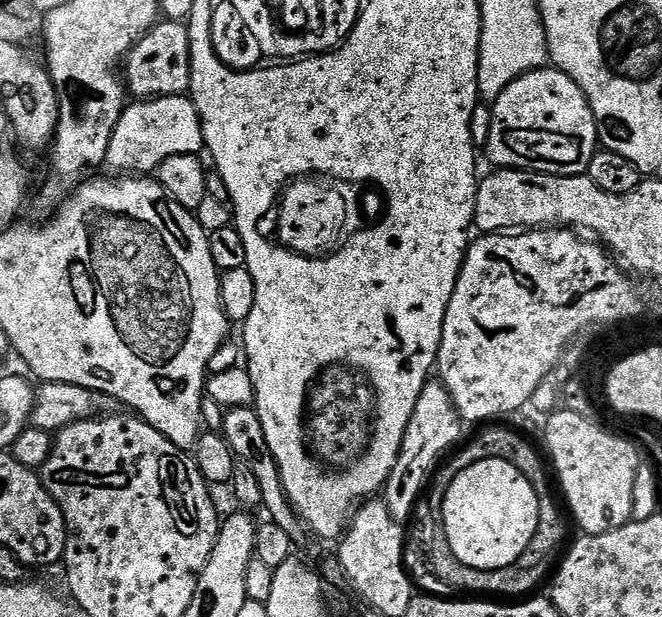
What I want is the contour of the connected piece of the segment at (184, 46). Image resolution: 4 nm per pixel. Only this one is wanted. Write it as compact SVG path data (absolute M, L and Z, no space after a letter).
M161 19L126 57L126 88L133 97L151 100L154 96L182 96L190 89L190 38L187 23Z

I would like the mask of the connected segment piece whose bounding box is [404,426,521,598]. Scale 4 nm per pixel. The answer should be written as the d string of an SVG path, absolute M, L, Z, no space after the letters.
M492 426L485 428L488 429L486 429L485 432L478 433L477 436L473 438L472 444L465 446L465 453L457 451L451 459L441 463L439 467L437 467L430 481L430 487L425 491L424 495L416 501L416 507L412 510L410 523L406 528L404 567L416 578L419 578L423 572L428 576L433 576L438 583L445 584L448 588L453 588L453 590L456 591L453 593L479 594L484 598L492 598L495 597L496 579L498 579L497 573L483 572L477 568L468 568L462 562L458 562L458 558L454 558L454 550L450 550L450 542L444 533L444 519L442 518L442 506L446 498L446 490L450 490L450 482L454 482L457 474L462 470L466 470L470 458L501 456L504 452L506 452L506 454L508 454L508 452L516 452L516 450L514 450L514 448L516 448L514 444L516 444L516 439L521 436L521 433L517 431L517 429L492 429Z

